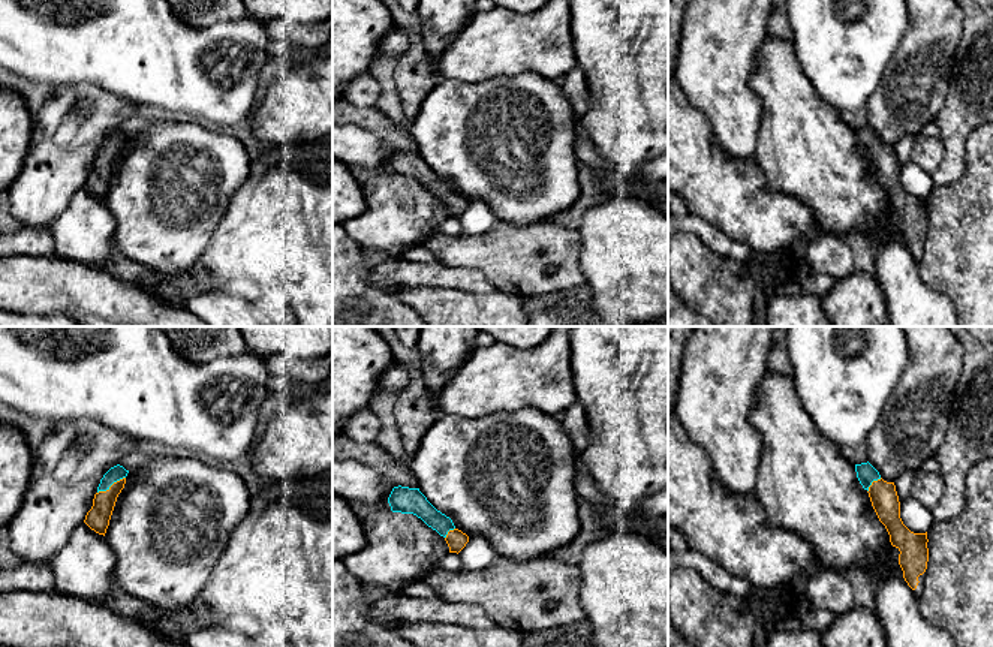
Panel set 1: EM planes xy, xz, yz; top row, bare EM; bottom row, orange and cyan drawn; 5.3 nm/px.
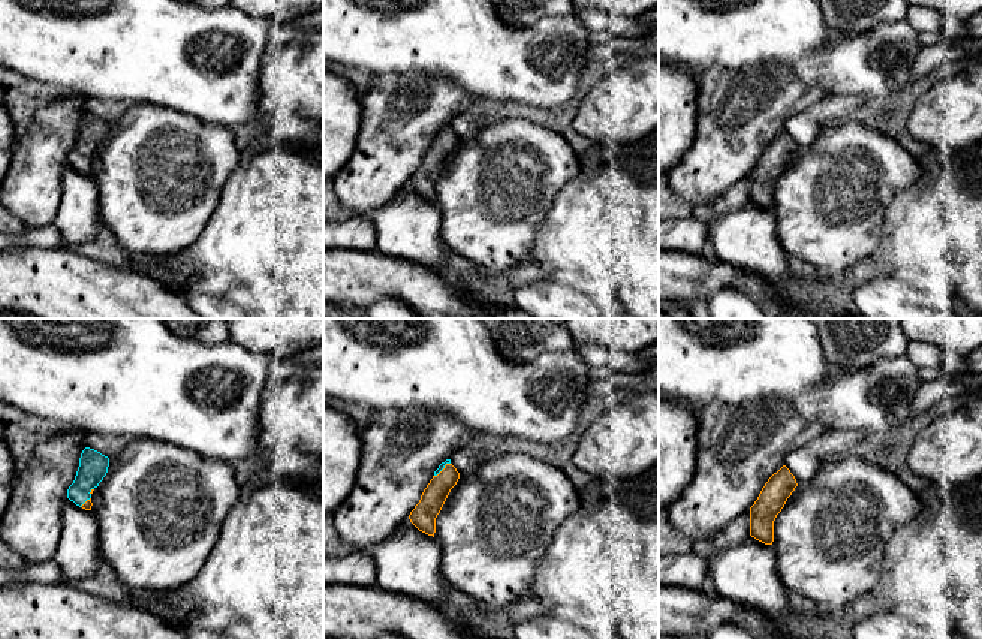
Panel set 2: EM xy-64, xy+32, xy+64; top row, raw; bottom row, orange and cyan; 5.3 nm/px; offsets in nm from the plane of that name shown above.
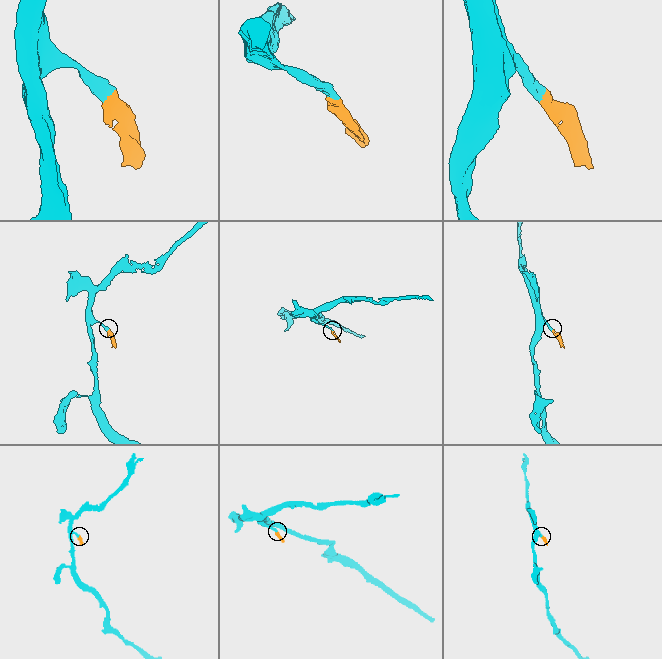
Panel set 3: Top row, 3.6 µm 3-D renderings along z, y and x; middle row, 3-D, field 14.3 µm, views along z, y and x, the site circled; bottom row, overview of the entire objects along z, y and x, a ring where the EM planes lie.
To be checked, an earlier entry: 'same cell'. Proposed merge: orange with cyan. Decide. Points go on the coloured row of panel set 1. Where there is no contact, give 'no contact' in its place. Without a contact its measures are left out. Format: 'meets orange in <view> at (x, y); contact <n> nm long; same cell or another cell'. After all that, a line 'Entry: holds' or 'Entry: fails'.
meets orange in xy at (113, 484); contact 180 nm long; same cell
Entry: holds

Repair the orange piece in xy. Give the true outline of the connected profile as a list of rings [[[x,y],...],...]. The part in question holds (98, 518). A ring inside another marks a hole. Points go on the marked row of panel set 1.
[[[117,464],[100,479],[93,506],[84,520],[84,523],[99,535],[105,536],[106,533],[117,497],[124,488],[127,473],[129,470]]]

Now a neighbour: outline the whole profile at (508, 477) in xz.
[[[524,407],[476,419],[442,415],[424,434],[407,466],[419,491],[452,520],[455,529],[487,539],[500,557],[526,562],[556,556],[580,533],[578,494],[574,488],[577,461],[578,454],[562,421],[536,407]]]

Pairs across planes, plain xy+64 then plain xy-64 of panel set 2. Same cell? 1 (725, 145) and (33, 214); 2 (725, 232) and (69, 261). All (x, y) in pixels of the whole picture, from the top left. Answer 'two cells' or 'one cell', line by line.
1: one cell
2: two cells

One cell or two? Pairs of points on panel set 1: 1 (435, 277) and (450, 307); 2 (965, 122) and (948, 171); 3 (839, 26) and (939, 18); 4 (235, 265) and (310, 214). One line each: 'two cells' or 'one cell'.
1: two cells
2: one cell
3: two cells
4: one cell

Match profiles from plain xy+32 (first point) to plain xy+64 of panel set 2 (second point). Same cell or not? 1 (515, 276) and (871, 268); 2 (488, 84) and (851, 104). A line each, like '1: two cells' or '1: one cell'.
1: one cell
2: two cells

